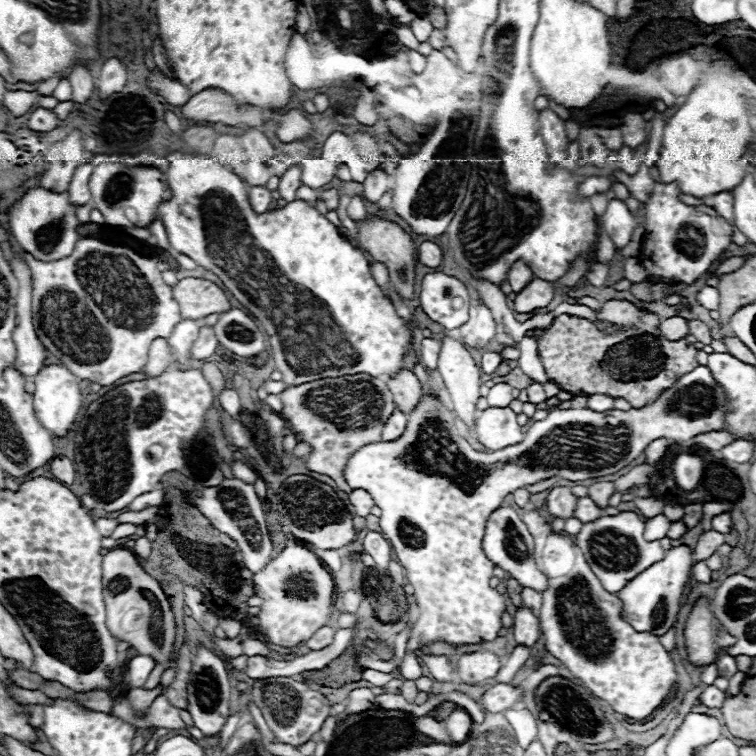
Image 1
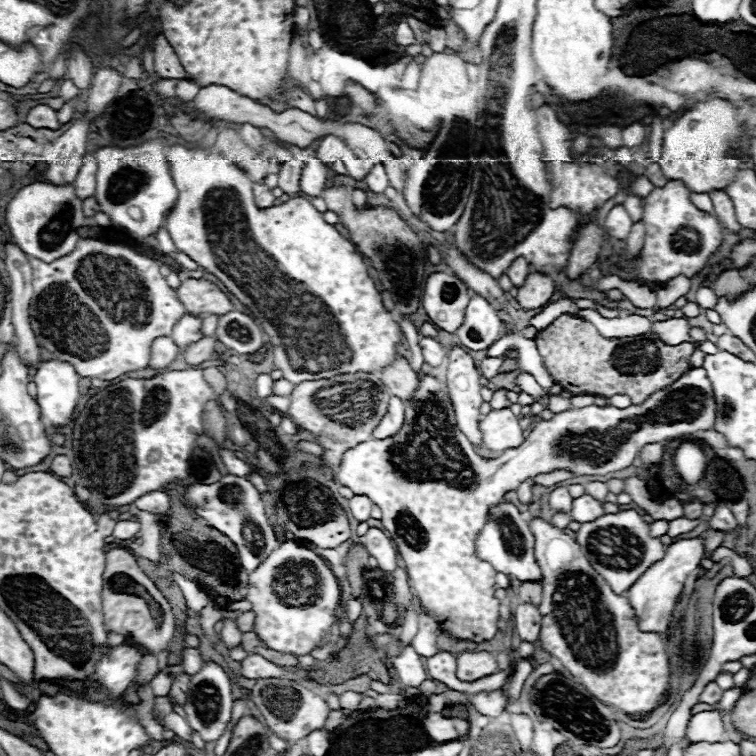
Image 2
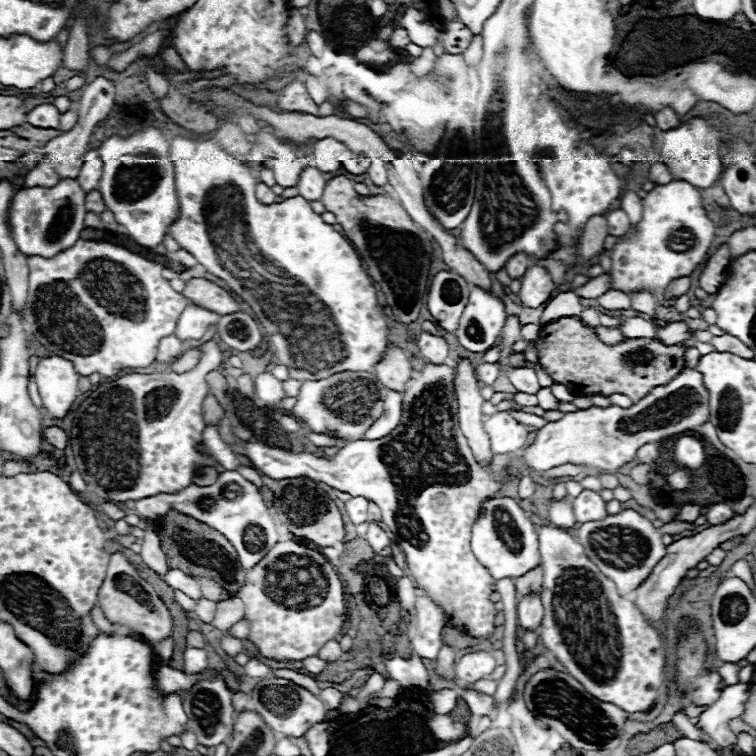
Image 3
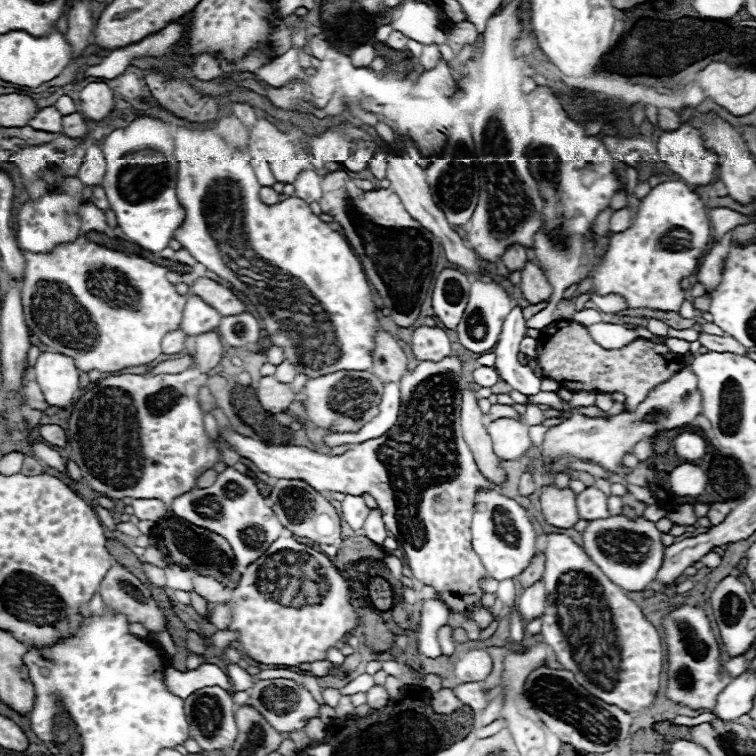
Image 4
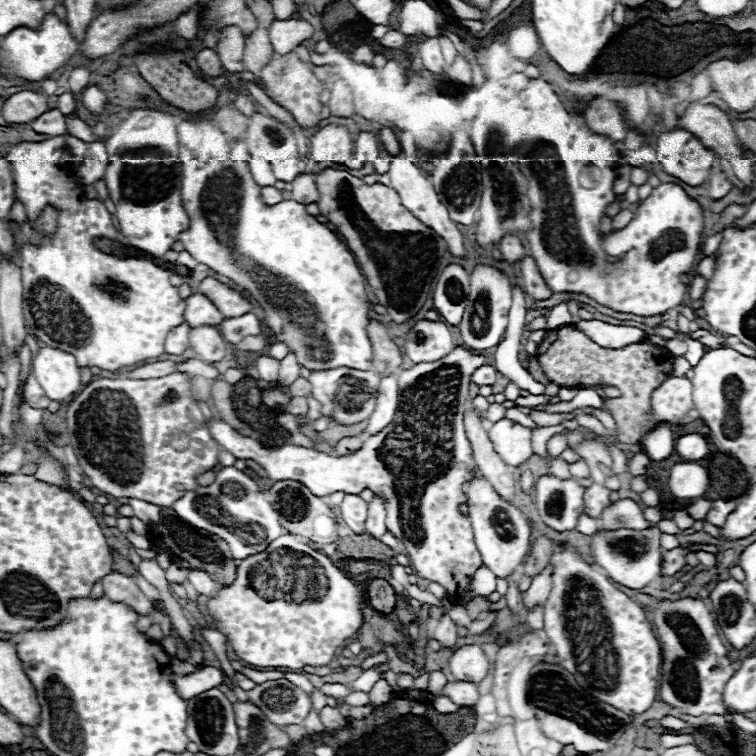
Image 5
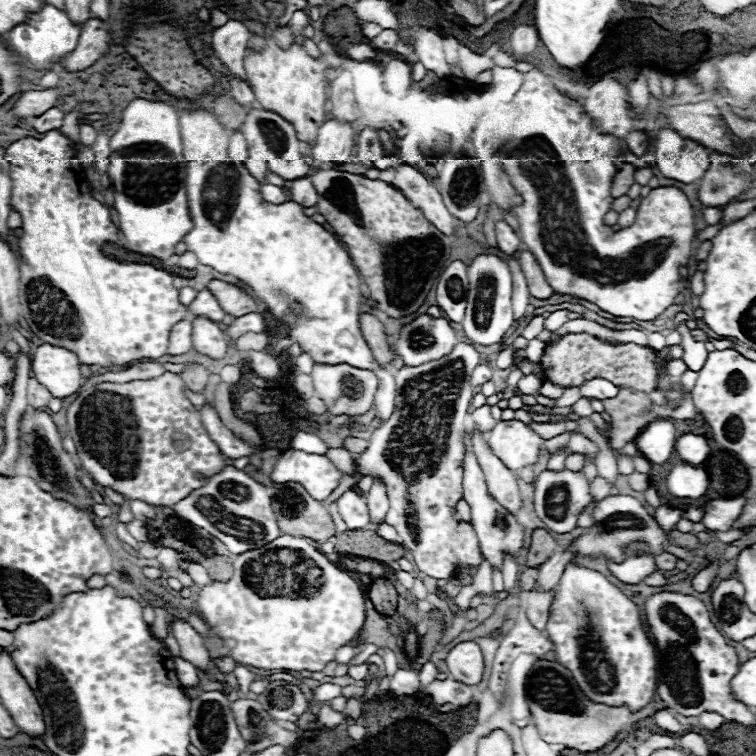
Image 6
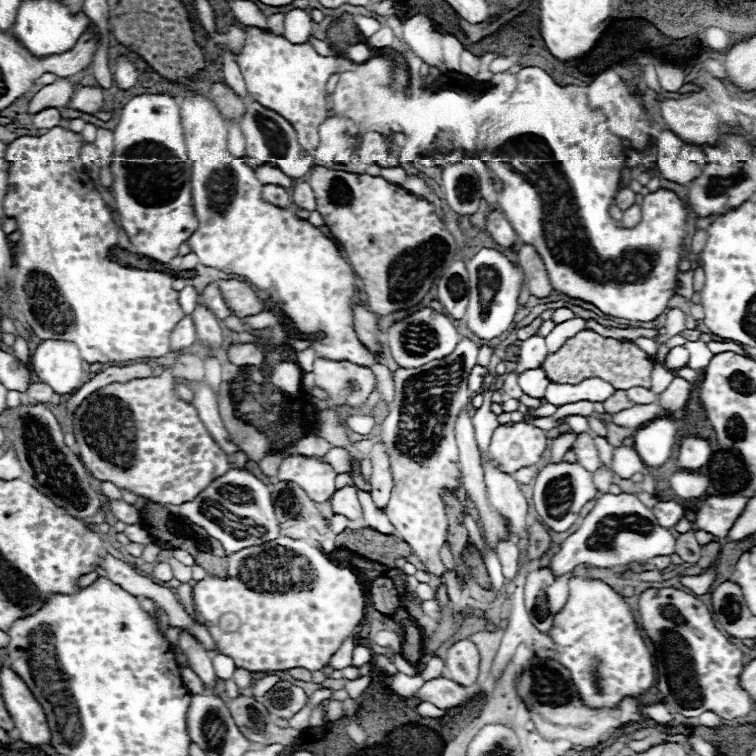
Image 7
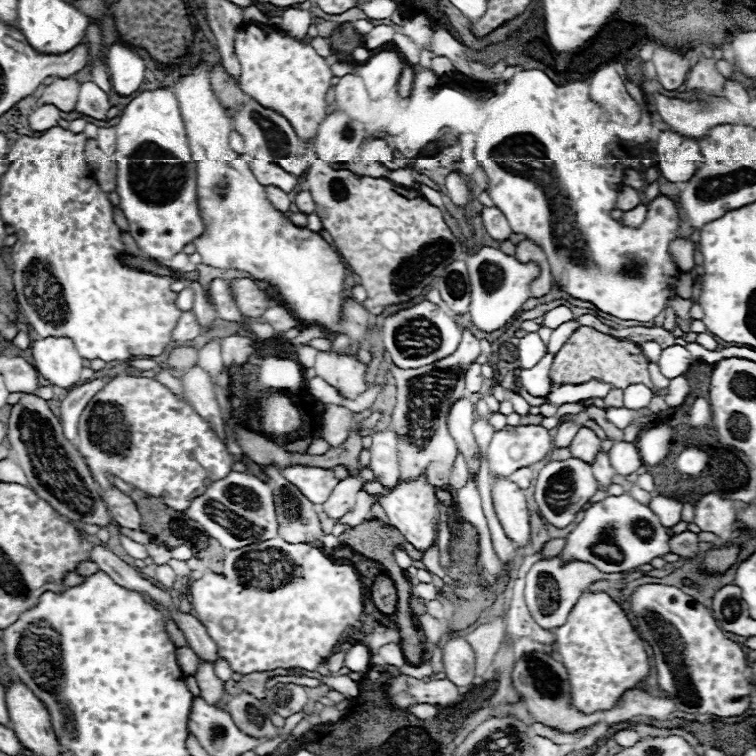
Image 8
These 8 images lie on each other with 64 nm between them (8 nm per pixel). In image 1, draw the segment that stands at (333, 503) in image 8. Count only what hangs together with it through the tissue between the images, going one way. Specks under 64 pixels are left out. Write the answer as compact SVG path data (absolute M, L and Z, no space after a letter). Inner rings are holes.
M354 490L350 494L350 504L354 506L356 516L366 518L370 514L370 508L374 506L374 500L372 500L372 496L366 490Z

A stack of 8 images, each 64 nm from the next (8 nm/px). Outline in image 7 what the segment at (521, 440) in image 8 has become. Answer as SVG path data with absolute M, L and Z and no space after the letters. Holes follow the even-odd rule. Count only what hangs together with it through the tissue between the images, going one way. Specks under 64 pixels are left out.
M504 424L492 434L490 458L496 460L496 466L502 472L512 474L520 468L536 464L548 446L550 440L546 438L544 430L536 428L534 424Z

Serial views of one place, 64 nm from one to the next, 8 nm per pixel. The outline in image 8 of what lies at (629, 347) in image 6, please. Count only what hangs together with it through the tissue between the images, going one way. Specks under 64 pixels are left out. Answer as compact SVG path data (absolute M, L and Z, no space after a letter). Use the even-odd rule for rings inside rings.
M580 326L554 356L554 362L550 368L550 382L552 382L552 386L562 386L562 384L578 386L578 384L586 384L590 380L608 382L622 390L628 388L630 384L644 384L650 390L654 388L652 380L648 376L648 360L638 344L632 344L626 340L616 340L590 326Z

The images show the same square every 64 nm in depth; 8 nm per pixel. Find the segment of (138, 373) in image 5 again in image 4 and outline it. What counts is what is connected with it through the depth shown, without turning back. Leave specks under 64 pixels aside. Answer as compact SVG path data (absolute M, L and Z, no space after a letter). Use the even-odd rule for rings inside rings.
M184 356L184 358L178 358L178 360L164 360L164 362L156 364L150 374L152 376L154 374L180 374L190 366L190 362L192 362L192 356Z

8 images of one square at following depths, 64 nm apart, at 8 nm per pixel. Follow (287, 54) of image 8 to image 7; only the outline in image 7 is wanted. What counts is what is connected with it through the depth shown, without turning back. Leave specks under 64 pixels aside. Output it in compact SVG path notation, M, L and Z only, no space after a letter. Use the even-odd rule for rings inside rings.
M244 26L244 44L238 54L238 66L242 70L248 94L264 108L280 112L292 128L296 128L300 146L312 150L318 144L318 126L328 118L326 108L326 82L338 68L338 58L320 56L306 44L292 44L284 36L274 36L266 30Z

